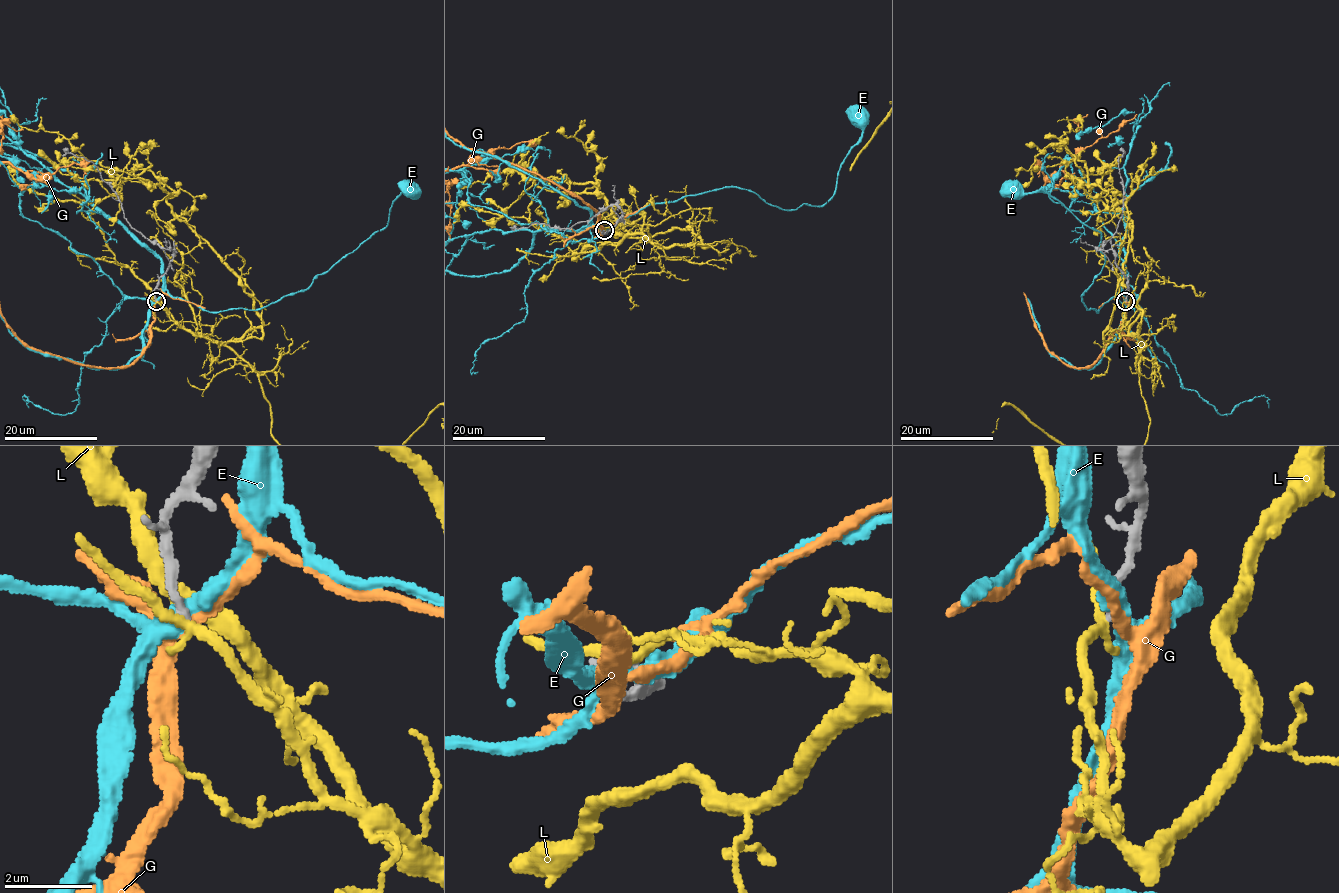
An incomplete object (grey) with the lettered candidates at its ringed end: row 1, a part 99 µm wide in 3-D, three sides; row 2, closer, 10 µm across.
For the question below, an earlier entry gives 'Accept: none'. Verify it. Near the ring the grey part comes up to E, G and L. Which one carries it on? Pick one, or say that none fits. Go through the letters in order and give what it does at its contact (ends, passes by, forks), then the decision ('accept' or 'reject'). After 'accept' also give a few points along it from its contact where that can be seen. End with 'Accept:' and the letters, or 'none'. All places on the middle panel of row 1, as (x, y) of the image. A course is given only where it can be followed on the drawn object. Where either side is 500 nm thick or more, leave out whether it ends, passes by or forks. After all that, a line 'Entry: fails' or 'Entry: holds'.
E: it forks; reject
G: it passes by; reject
L: it passes by; reject
Accept: none
Entry: holds

